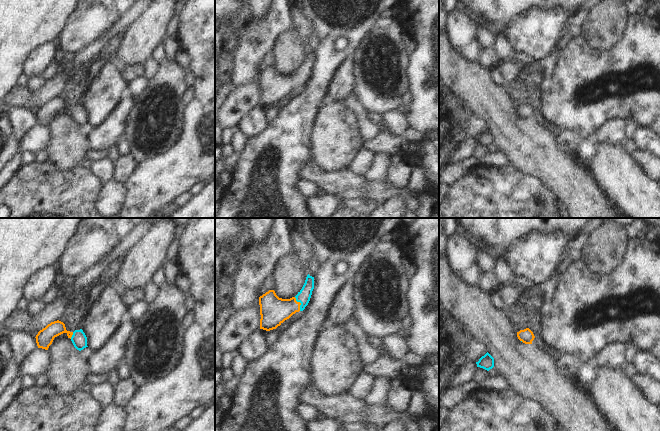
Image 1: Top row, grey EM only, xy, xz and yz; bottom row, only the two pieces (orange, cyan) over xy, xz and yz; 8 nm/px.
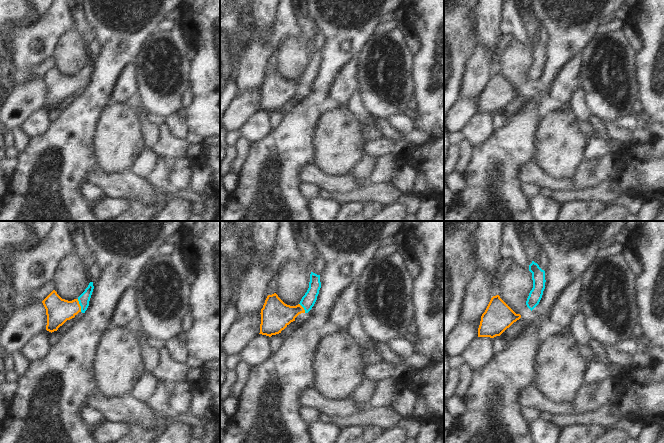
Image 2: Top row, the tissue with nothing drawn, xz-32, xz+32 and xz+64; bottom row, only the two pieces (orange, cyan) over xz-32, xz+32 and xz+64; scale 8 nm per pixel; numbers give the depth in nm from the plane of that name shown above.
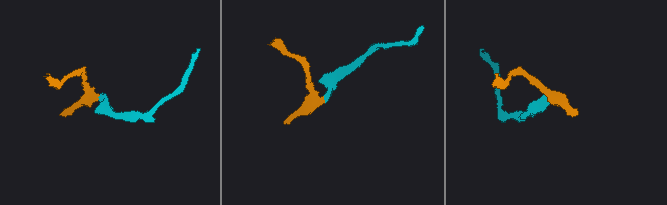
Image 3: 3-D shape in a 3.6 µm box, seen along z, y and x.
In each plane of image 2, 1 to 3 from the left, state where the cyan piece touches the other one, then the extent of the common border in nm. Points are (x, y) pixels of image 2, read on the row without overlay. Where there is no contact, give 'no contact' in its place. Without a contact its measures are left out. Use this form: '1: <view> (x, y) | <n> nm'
1: xz-32 (79, 81) | 110 nm
2: xz+32 (303, 84) | 90 nm
3: no contact

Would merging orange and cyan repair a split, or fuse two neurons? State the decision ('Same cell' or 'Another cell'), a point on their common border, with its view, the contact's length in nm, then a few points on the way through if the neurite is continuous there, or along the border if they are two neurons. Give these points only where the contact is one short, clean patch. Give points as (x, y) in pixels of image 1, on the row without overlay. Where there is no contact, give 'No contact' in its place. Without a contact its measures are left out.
Same cell. Touches orange at xz (300, 79). Shared border 120 nm. Path across: xz (273, 86), (283, 85), (300, 79), (304, 71)

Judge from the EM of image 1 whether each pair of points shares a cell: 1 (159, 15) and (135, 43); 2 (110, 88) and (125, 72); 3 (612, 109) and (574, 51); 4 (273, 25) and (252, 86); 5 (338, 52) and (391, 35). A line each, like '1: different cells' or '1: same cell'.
1: same cell
2: different cells
3: same cell
4: different cells
5: different cells

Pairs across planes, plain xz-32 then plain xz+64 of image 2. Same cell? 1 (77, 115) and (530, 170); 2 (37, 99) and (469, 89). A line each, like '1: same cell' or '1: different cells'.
1: different cells
2: different cells

